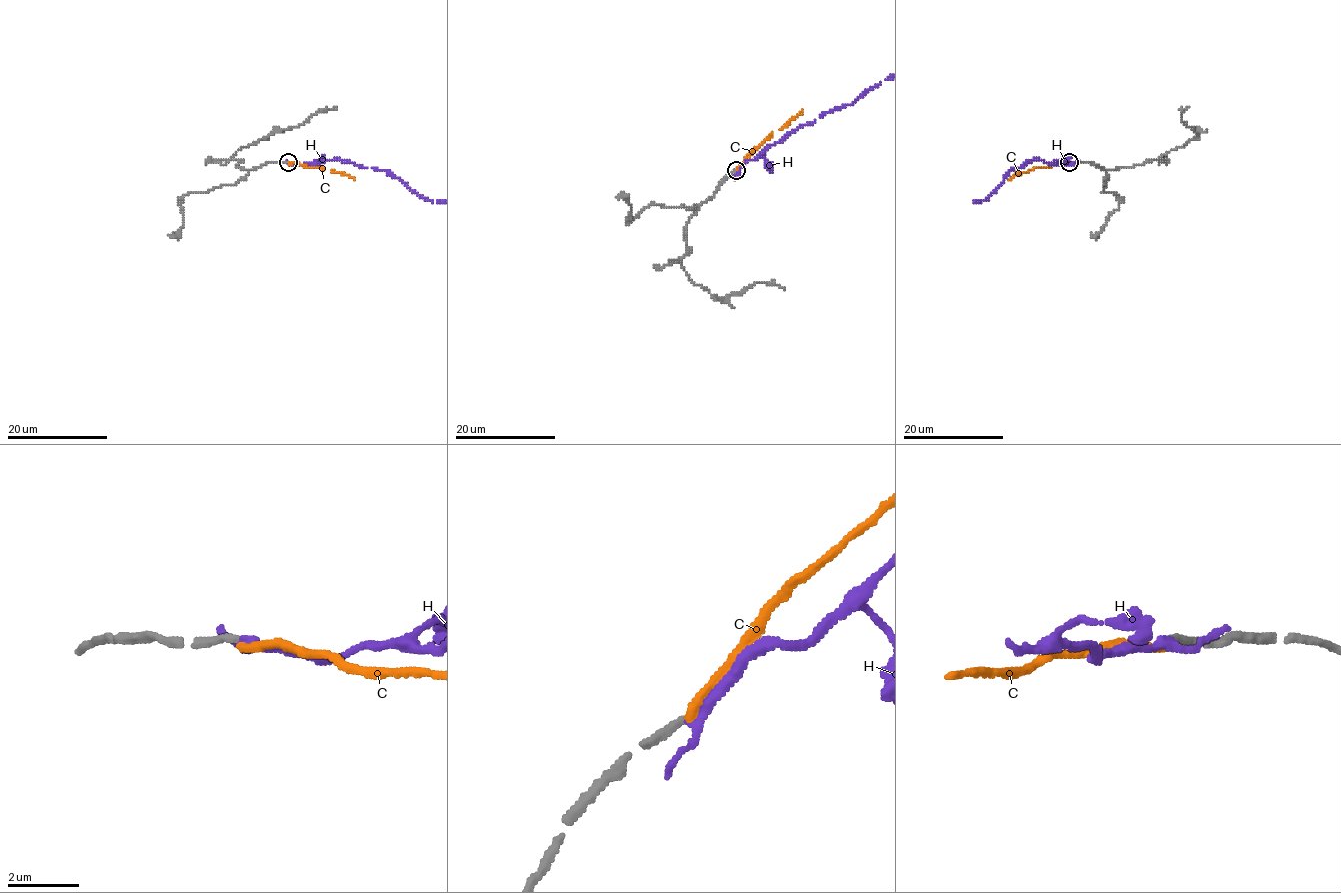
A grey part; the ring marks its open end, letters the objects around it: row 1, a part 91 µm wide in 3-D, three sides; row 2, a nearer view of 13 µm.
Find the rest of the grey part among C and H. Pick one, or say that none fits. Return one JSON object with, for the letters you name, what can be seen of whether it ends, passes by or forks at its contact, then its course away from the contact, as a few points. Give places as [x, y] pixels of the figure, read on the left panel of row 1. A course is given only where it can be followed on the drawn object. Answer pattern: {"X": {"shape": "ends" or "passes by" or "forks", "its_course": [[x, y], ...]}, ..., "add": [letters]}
{"H": {"shape": "passes by"}, "add": ["H"]}

